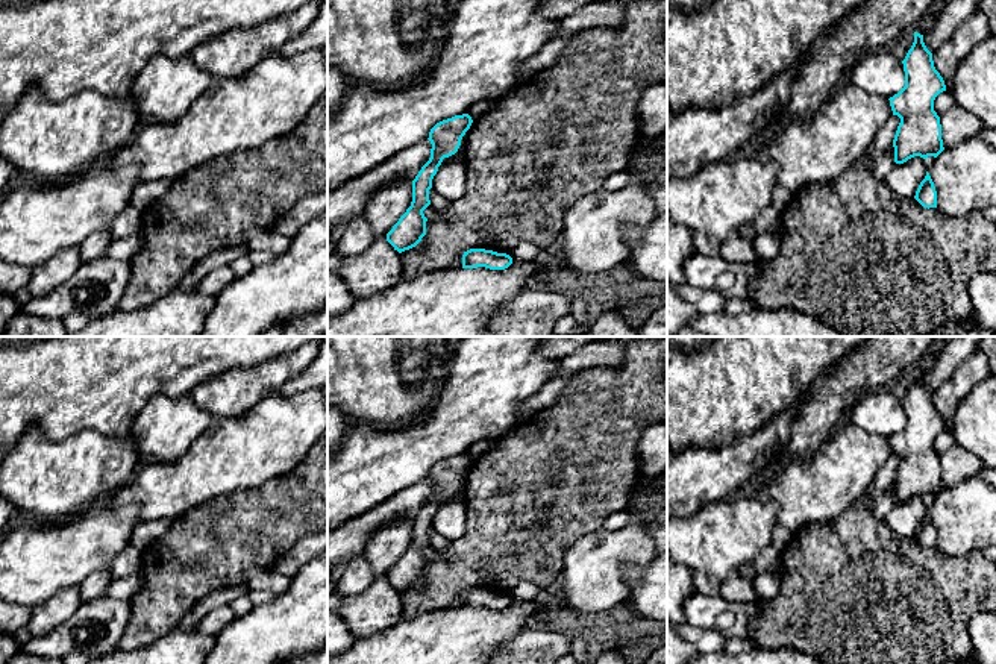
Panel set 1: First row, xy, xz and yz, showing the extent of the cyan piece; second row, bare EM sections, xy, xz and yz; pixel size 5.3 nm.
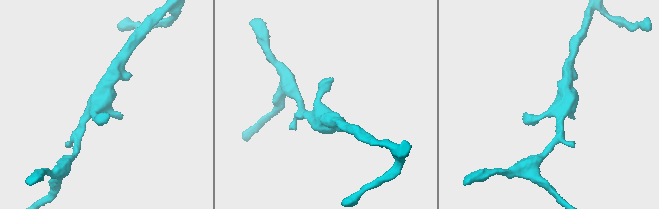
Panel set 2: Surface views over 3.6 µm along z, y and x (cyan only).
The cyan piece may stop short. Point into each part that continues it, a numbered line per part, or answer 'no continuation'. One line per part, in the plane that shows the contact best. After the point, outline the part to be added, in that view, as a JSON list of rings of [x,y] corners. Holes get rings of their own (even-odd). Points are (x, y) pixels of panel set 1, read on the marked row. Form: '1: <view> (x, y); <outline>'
no continuation

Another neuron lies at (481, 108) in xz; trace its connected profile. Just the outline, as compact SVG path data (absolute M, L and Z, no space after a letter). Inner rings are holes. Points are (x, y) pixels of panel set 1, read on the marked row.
M484 99L478 103L475 103L470 109L468 109L468 115L471 117L473 121L479 120L482 115L485 115L487 112L493 111L494 106L497 103L497 99Z

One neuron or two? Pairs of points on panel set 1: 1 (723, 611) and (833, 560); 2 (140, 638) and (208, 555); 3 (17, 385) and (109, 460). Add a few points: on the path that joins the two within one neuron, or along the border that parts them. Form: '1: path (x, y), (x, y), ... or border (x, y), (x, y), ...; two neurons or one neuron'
1: border (757, 602), (758, 613), (749, 623), (749, 637); two neurons
2: path (152, 617), (159, 604), (187, 576); one neuron
3: border (43, 431), (55, 440), (87, 429), (112, 437); two neurons

